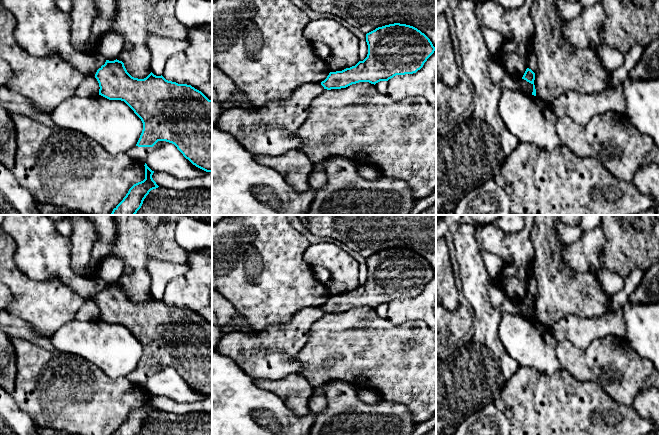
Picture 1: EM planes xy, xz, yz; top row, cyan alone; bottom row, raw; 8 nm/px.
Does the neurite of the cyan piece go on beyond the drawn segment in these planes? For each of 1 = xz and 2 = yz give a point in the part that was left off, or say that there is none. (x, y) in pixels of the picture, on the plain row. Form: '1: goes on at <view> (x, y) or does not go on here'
1: does not go on here
2: does not go on here

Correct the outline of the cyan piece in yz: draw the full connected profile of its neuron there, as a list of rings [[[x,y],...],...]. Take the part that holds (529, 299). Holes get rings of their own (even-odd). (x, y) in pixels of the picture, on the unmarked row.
[[[527,292],[522,303],[526,304],[527,306],[529,306],[533,309],[532,319],[536,320],[536,313],[535,313],[535,309],[534,309],[535,297],[531,293]]]

